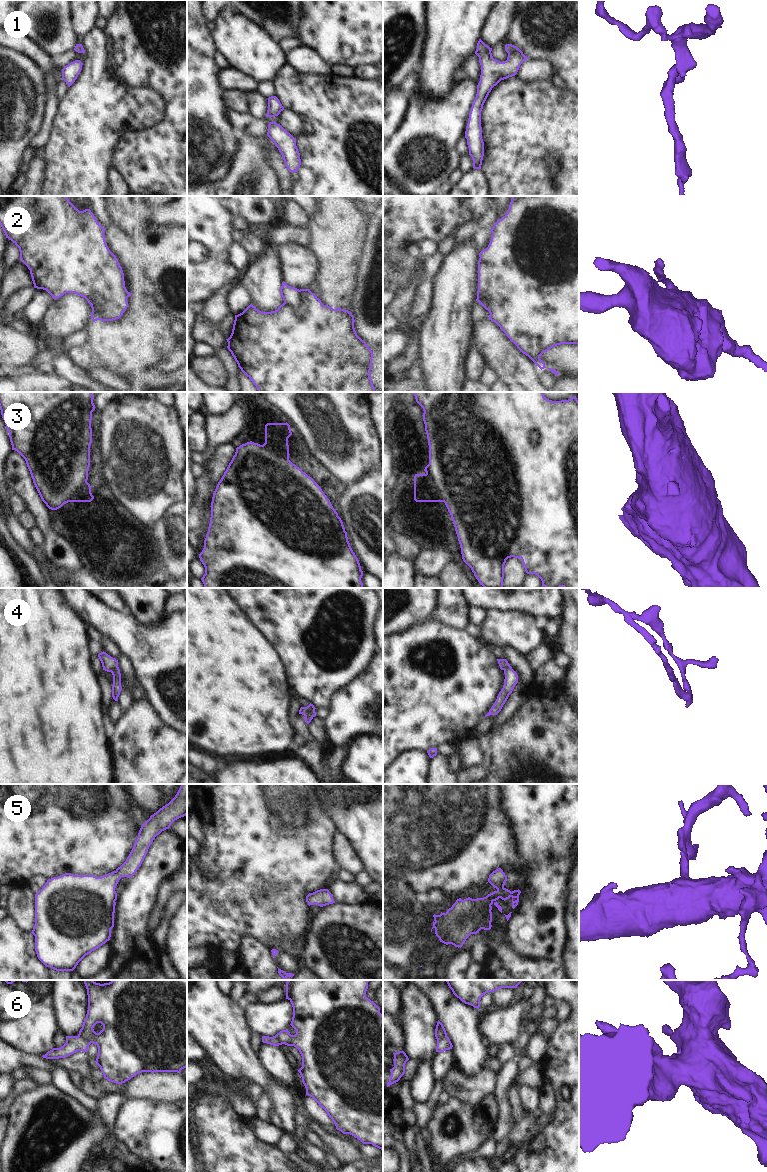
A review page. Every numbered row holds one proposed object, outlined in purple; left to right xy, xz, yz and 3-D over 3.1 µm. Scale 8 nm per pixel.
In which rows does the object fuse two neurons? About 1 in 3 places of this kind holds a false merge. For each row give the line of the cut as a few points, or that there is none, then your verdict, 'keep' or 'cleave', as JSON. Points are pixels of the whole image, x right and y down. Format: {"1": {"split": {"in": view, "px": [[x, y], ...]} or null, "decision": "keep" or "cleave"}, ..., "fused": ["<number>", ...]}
{"1": {"split": null, "decision": "keep"}, "2": {"split": {"in": "xy", "px": [[93, 292], [97, 293], [103, 300], [103, 314], [99, 319]]}, "decision": "cleave"}, "3": {"split": null, "decision": "keep"}, "4": {"split": null, "decision": "keep"}, "5": {"split": null, "decision": "keep"}, "6": {"split": {"in": "xy", "px": [[78, 1035], [90, 1043]]}, "decision": "cleave"}, "fused": ["2", "6"]}

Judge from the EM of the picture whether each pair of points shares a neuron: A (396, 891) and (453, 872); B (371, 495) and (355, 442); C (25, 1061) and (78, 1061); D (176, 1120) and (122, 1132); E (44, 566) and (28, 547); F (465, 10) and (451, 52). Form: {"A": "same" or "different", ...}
{"A": "different", "B": "different", "C": "same", "D": "same", "E": "same", "F": "same"}

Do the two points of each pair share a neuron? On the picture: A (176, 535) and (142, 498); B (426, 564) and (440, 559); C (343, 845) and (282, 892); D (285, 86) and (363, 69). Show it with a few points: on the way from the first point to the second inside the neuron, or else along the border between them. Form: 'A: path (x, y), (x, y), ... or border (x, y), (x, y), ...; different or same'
A: border (176, 502), (150, 527); different
B: path (429, 563), (437, 559); same
C: border (336, 831), (333, 836), (332, 854), (337, 869); different
D: border (353, 76), (372, 79); different

